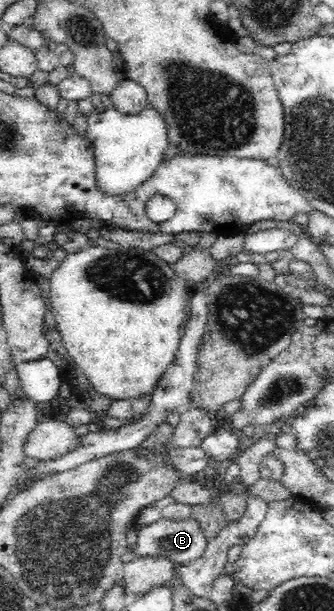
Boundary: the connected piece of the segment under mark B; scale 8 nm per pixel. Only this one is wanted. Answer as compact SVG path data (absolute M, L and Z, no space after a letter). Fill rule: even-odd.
M194 515L186 518L186 520L168 520L168 518L160 516L160 520L139 529L136 548L123 555L121 560L124 564L138 558L138 556L164 556L170 558L175 565L181 566L201 558L207 548L207 537Z

